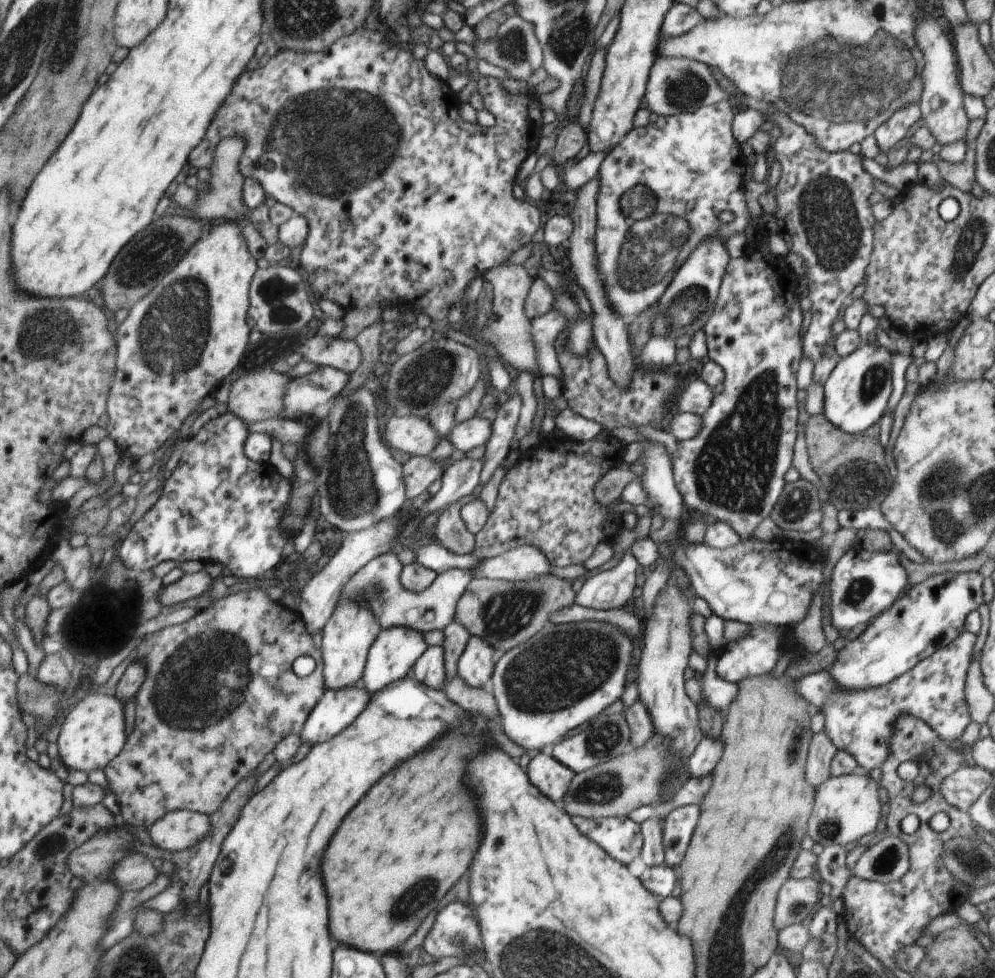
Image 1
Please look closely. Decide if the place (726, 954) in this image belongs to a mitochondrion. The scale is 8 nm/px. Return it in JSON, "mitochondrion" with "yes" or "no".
{"mitochondrion":"yes"}

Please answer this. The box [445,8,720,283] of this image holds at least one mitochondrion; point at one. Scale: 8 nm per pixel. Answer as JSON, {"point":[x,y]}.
{"point":[690,88]}

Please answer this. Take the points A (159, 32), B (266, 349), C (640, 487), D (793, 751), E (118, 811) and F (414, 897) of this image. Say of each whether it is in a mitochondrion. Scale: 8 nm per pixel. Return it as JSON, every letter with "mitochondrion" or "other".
{"A":"other","B":"mitochondrion","C":"other","D":"other","E":"other","F":"mitochondrion"}

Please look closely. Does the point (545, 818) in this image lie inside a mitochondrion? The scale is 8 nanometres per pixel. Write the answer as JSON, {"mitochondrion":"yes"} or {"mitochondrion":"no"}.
{"mitochondrion":"no"}

